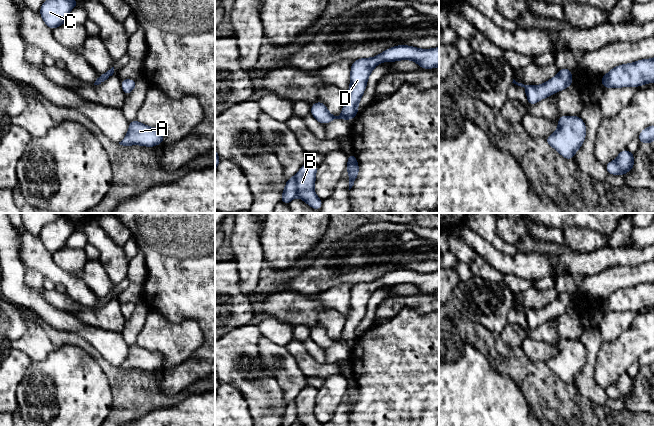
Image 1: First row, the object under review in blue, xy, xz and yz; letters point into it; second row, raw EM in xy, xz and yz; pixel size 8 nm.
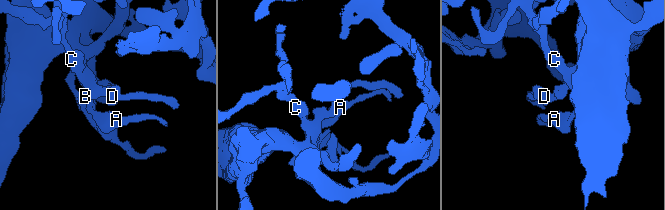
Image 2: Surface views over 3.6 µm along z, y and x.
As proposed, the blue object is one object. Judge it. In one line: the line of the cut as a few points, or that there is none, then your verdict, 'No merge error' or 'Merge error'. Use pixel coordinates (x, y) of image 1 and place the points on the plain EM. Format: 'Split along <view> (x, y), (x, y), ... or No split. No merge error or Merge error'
No split. No merge error

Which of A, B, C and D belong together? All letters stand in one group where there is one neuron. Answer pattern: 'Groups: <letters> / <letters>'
Groups: A B C D

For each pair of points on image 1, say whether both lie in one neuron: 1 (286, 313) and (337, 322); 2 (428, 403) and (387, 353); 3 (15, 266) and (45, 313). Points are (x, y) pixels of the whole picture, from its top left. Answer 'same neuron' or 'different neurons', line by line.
1: same neuron
2: same neuron
3: same neuron

